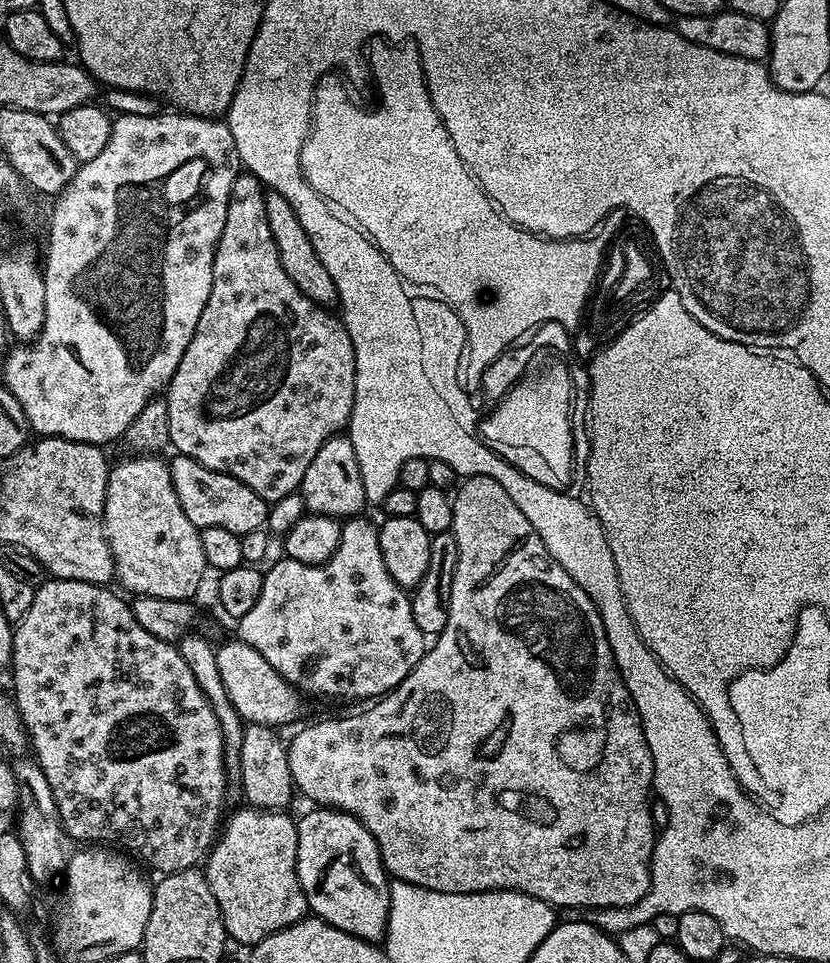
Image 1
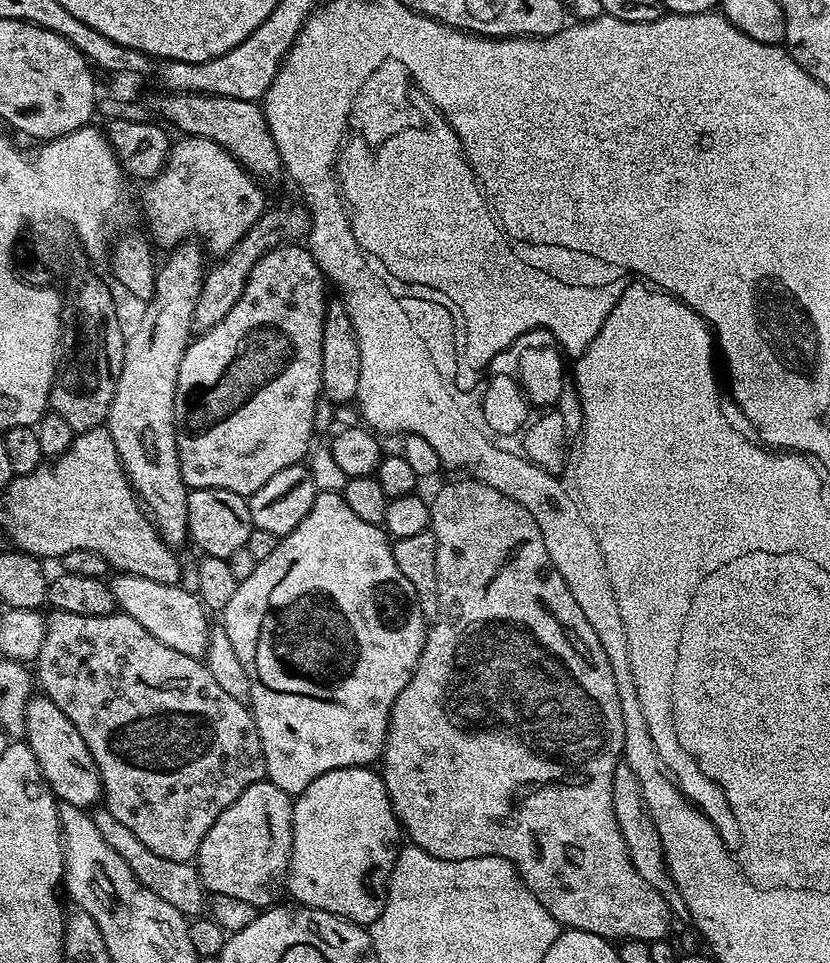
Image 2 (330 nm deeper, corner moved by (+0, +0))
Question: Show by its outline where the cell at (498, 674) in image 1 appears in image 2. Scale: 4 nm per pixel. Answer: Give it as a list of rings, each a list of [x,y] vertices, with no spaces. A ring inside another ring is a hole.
[[[471,478],[460,479],[464,480],[452,480],[449,484],[442,485],[437,490],[436,497],[431,497],[430,500],[432,509],[430,531],[436,535],[436,545],[438,546],[438,606],[440,609],[436,619],[431,621],[430,627],[427,629],[424,637],[424,649],[418,658],[418,666],[413,670],[410,682],[406,682],[402,694],[398,694],[398,698],[394,702],[392,718],[388,725],[388,737],[384,743],[384,755],[382,757],[384,785],[388,791],[388,796],[392,800],[392,809],[396,819],[400,822],[403,835],[411,843],[417,844],[422,850],[426,850],[426,854],[430,854],[434,858],[465,860],[466,858],[482,858],[483,856],[501,856],[502,859],[510,861],[511,864],[516,865],[516,871],[520,873],[524,884],[534,894],[534,898],[538,898],[538,902],[542,902],[542,906],[546,906],[546,910],[550,910],[552,917],[565,929],[586,930],[590,934],[598,934],[604,937],[605,940],[613,942],[663,940],[669,935],[668,931],[672,928],[674,913],[672,909],[666,906],[662,894],[658,894],[658,890],[654,890],[654,886],[650,886],[650,882],[646,882],[646,878],[642,878],[642,874],[638,874],[638,870],[634,870],[634,866],[630,862],[630,854],[626,854],[626,842],[622,842],[622,834],[618,830],[618,818],[614,818],[614,798],[610,798],[610,786],[614,782],[614,770],[622,763],[624,755],[622,702],[618,698],[618,682],[614,682],[614,670],[610,666],[610,658],[606,658],[606,650],[602,650],[602,642],[598,642],[598,634],[594,634],[590,622],[586,622],[586,614],[582,614],[578,602],[574,602],[574,594],[570,594],[562,574],[558,574],[558,570],[554,570],[554,562],[550,562],[550,554],[546,554],[546,542],[542,542],[542,530],[538,526],[538,522],[534,522],[530,510],[518,506],[518,502],[514,502],[514,498],[506,498],[506,494],[494,490],[494,486],[483,484],[480,480]]]

